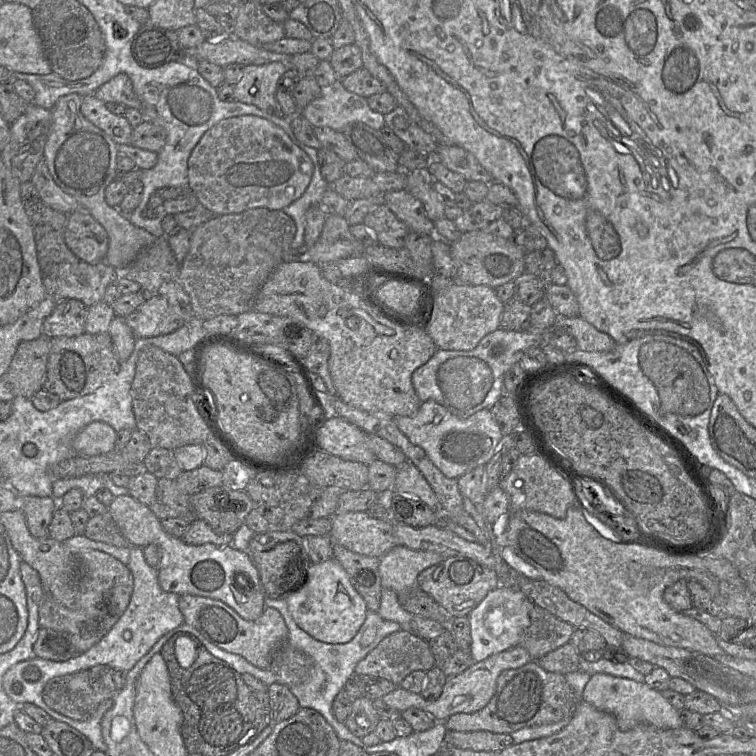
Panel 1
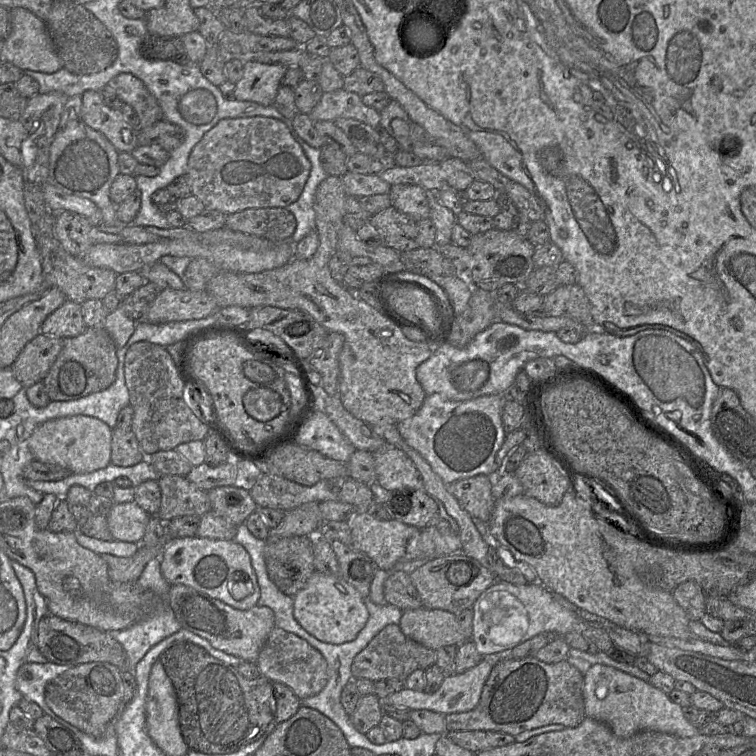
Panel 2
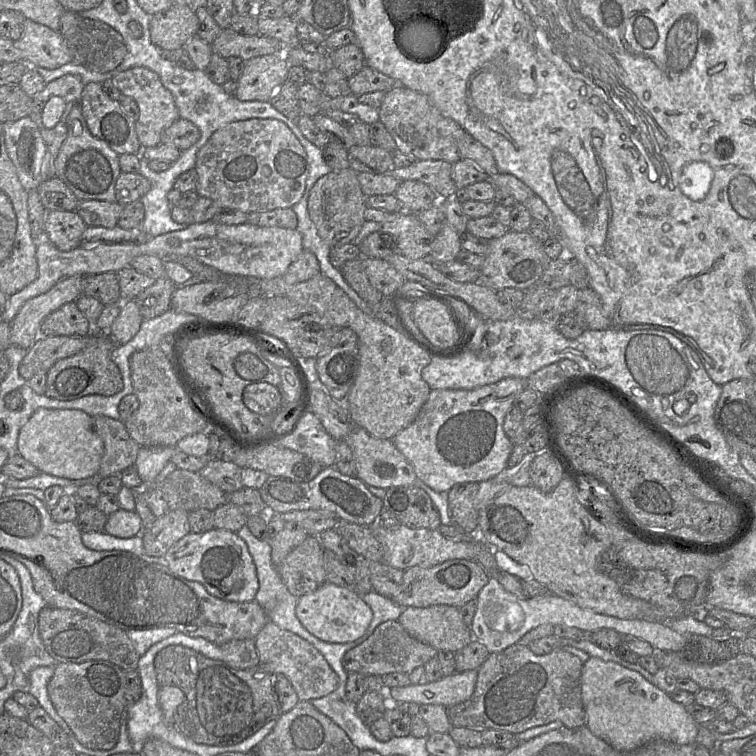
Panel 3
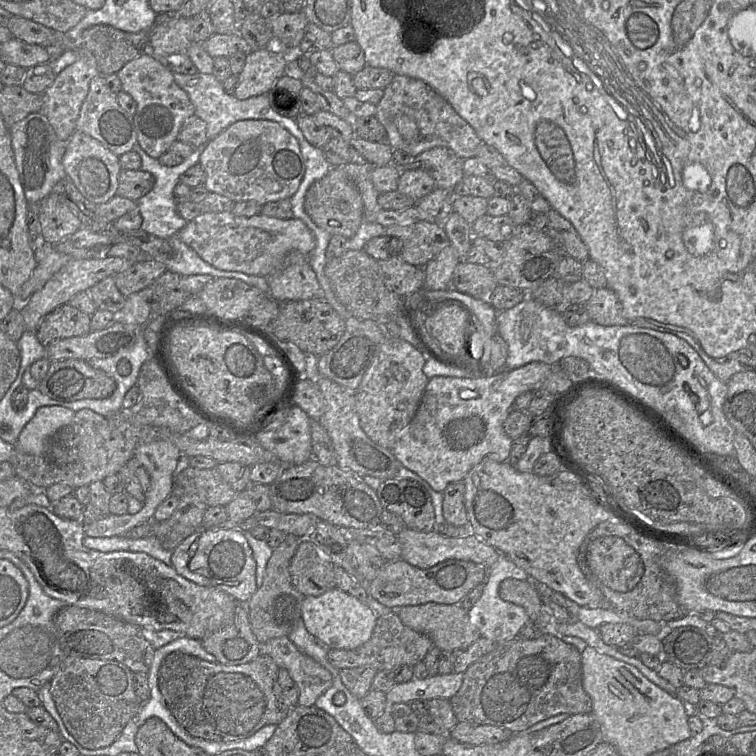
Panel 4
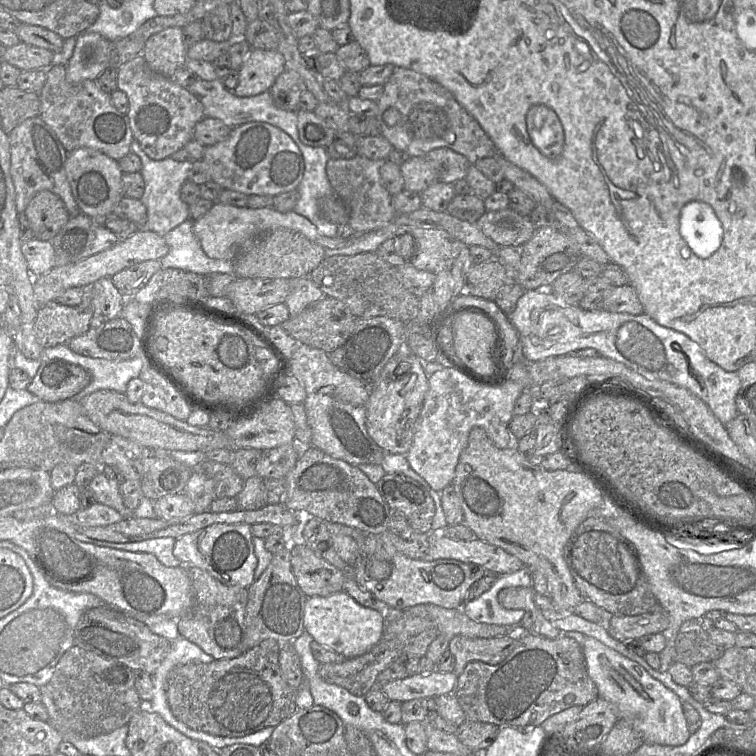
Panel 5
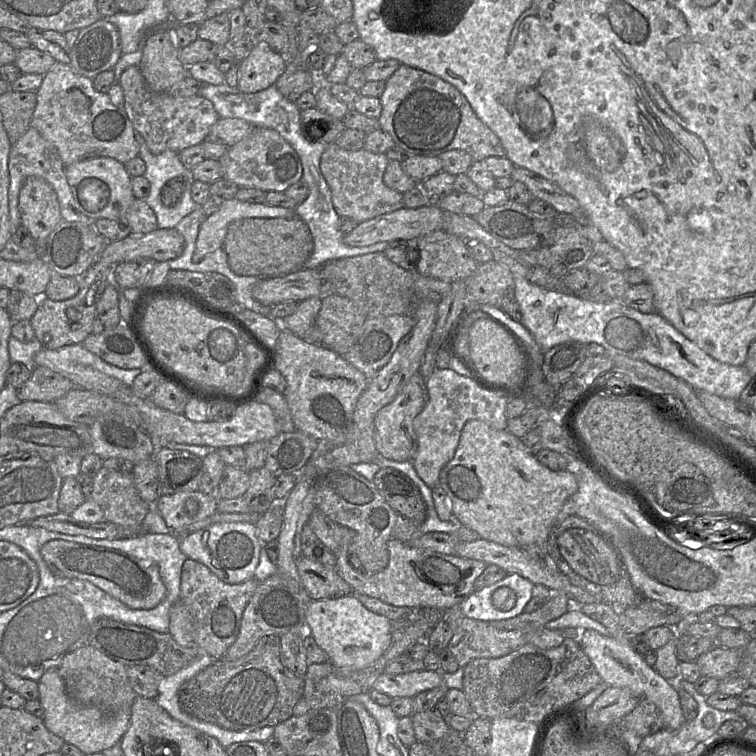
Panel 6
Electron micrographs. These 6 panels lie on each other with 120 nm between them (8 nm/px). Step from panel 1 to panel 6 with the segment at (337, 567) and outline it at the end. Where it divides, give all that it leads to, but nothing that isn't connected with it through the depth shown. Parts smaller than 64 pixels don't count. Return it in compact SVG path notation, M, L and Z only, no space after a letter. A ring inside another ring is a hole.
M355 593L346 596L311 600L306 611L306 632L328 655L328 661L339 670L361 670L373 664L391 643L392 622L368 610Z

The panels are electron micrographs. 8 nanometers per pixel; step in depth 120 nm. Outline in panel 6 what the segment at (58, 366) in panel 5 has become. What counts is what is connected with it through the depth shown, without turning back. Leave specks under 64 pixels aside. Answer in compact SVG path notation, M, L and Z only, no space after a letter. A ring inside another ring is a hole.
M36 366L31 377L17 388L17 395L21 401L55 402L72 388L73 383L60 373Z

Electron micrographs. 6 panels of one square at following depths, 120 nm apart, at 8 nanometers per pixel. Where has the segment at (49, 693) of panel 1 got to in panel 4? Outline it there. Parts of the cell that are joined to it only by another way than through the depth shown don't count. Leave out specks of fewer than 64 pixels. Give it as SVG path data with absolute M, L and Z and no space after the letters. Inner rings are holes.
M66 657L50 681L56 709L69 733L86 749L113 744L145 702L137 696L132 671L117 661Z

